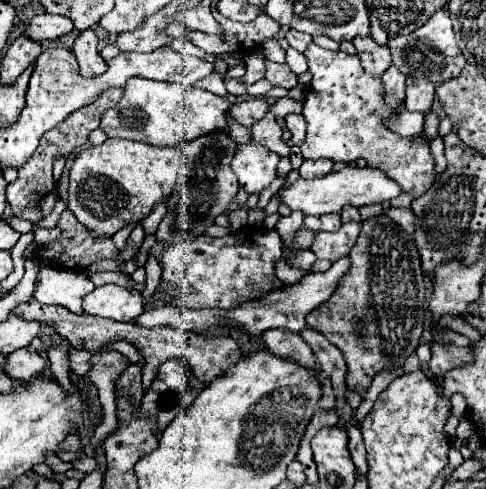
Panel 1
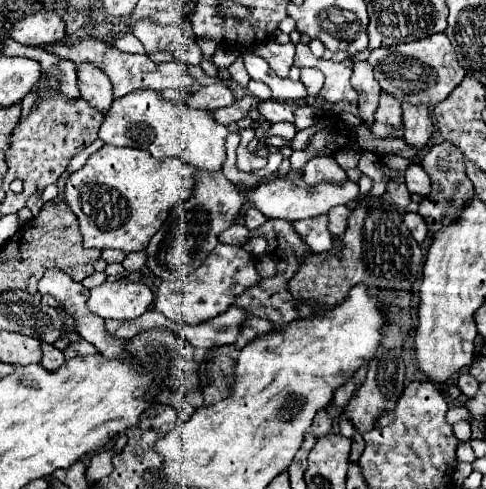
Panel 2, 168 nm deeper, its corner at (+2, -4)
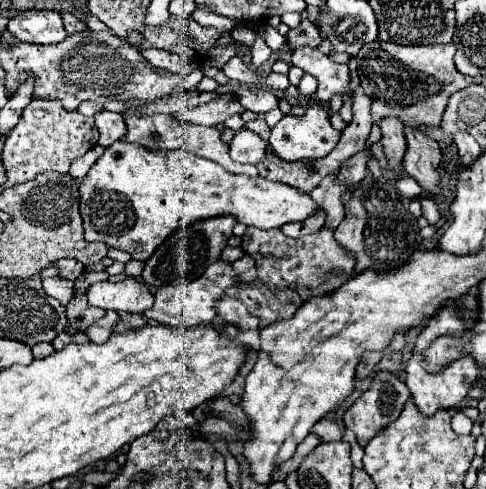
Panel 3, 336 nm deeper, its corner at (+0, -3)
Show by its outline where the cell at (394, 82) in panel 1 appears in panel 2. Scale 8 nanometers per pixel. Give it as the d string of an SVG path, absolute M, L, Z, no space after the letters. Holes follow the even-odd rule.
M382 91L380 93L380 105L374 113L374 125L372 125L372 133L376 137L400 137L398 133L388 133L388 127L402 127L402 107L400 101L394 99L390 93Z

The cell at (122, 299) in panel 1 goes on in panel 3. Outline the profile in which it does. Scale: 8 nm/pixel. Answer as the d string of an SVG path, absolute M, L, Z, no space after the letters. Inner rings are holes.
M124 278L122 282L98 282L88 290L88 302L92 306L116 312L144 312L152 308L154 296L144 282L136 278Z

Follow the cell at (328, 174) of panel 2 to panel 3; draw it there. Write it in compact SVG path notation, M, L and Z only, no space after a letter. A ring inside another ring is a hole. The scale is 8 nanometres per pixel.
M326 176L320 182L320 186L310 192L312 200L322 210L326 210L326 222L318 232L304 236L302 240L284 236L278 228L272 228L272 230L262 230L262 228L254 228L254 226L246 228L246 232L242 236L242 250L254 258L256 270L258 270L258 280L254 280L252 284L260 284L268 290L260 296L252 294L250 300L242 300L254 316L258 316L260 320L266 320L266 322L286 320L308 298L324 296L324 294L340 288L340 284L344 284L346 280L350 280L354 276L356 258L348 250L344 250L340 244L336 244L336 240L334 240L336 224L340 224L344 218L344 206L340 200L344 190L348 190L348 186L342 184L338 180L338 176Z

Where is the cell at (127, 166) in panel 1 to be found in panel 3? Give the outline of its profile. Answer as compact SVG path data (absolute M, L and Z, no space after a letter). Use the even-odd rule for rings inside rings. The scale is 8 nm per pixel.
M116 142L90 168L86 180L80 184L80 214L84 220L84 240L104 242L108 248L130 252L134 260L146 262L154 250L176 230L186 228L198 220L216 216L234 216L240 224L256 228L280 228L288 222L300 222L316 212L316 204L308 194L282 182L268 182L260 176L236 176L226 172L220 164L200 158L188 150L148 150L130 142Z

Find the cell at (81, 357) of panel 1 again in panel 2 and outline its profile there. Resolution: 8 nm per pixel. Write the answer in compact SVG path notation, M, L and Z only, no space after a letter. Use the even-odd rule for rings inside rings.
M42 343L42 351L44 351L44 357L42 357L42 365L46 369L58 369L60 365L66 363L64 359L64 353L60 349L56 349L54 345L48 345L48 343Z

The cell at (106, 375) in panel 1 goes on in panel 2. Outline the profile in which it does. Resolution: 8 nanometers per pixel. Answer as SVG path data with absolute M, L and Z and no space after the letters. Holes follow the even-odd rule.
M80 339L76 343L70 343L64 349L64 355L66 355L66 359L72 359L72 357L88 357L88 355L98 355L98 349L94 345L90 345L88 341Z

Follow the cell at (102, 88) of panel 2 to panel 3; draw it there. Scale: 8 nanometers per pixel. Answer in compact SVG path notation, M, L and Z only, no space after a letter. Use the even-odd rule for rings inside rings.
M100 112L94 118L96 118L96 128L100 132L100 138L98 138L100 146L108 148L126 134L126 124L124 124L124 118L120 118L120 114Z

